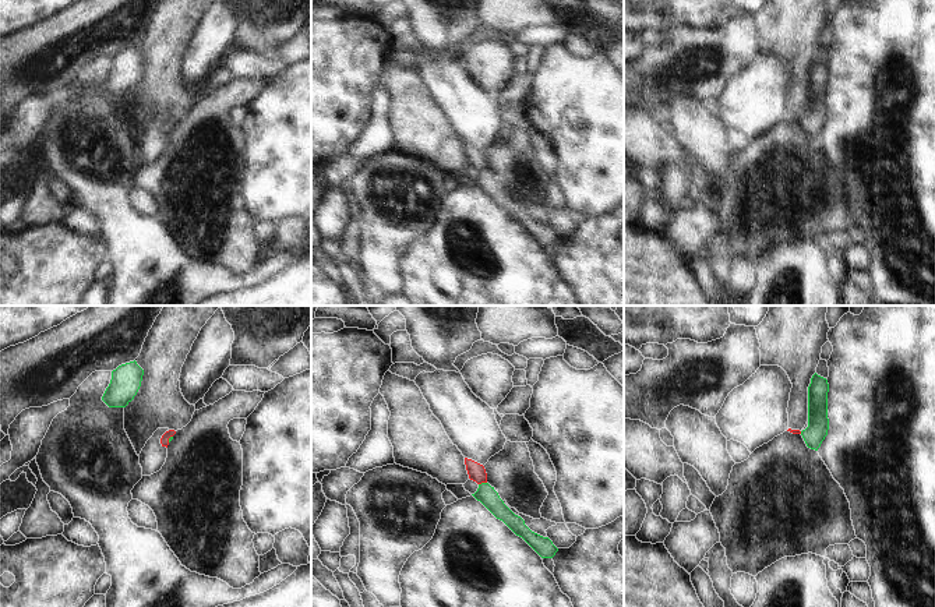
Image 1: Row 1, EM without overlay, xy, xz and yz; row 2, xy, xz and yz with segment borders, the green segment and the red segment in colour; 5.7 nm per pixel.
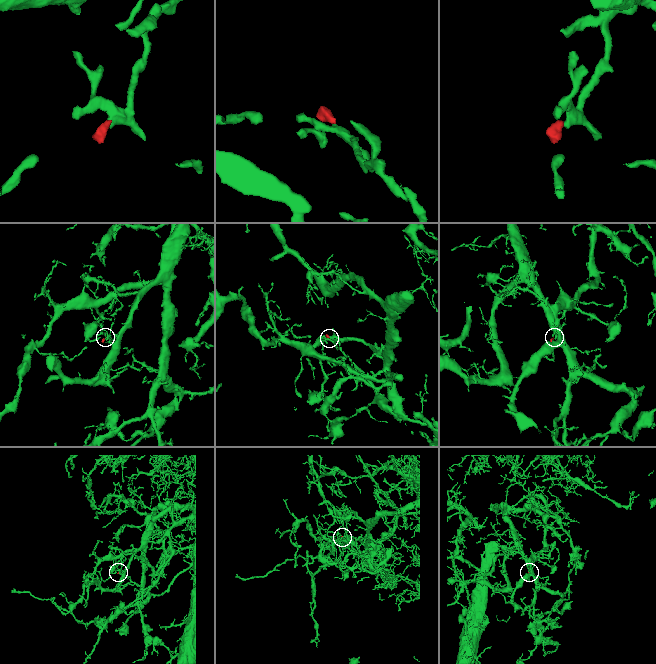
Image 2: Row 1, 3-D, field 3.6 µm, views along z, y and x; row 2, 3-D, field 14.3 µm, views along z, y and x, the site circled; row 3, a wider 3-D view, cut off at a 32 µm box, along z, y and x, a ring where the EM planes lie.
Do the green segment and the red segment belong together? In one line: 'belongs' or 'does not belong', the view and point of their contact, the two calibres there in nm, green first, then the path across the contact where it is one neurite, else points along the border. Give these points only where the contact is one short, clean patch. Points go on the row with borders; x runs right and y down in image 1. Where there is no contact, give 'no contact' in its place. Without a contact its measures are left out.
belongs | xz (482, 483) | 110/100 nm | across xz (486, 494), (482, 483), (476, 472)

